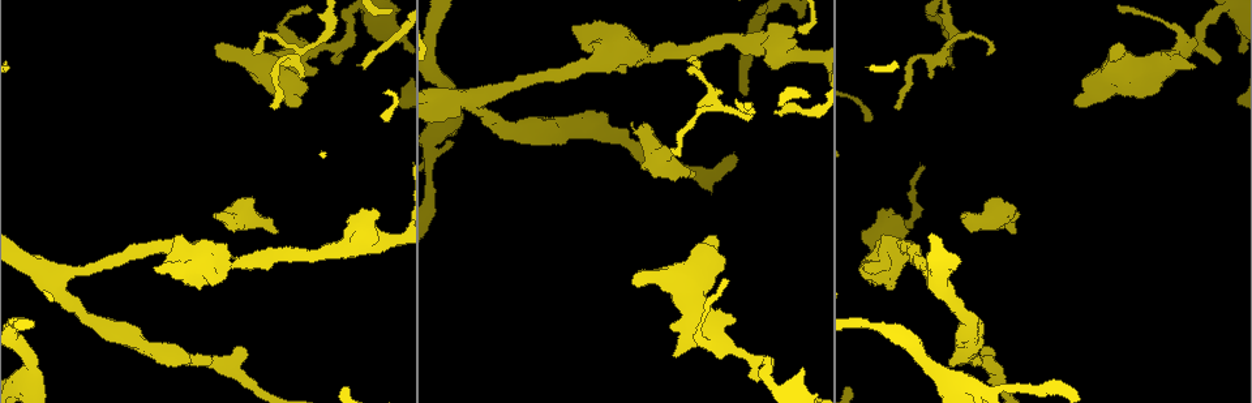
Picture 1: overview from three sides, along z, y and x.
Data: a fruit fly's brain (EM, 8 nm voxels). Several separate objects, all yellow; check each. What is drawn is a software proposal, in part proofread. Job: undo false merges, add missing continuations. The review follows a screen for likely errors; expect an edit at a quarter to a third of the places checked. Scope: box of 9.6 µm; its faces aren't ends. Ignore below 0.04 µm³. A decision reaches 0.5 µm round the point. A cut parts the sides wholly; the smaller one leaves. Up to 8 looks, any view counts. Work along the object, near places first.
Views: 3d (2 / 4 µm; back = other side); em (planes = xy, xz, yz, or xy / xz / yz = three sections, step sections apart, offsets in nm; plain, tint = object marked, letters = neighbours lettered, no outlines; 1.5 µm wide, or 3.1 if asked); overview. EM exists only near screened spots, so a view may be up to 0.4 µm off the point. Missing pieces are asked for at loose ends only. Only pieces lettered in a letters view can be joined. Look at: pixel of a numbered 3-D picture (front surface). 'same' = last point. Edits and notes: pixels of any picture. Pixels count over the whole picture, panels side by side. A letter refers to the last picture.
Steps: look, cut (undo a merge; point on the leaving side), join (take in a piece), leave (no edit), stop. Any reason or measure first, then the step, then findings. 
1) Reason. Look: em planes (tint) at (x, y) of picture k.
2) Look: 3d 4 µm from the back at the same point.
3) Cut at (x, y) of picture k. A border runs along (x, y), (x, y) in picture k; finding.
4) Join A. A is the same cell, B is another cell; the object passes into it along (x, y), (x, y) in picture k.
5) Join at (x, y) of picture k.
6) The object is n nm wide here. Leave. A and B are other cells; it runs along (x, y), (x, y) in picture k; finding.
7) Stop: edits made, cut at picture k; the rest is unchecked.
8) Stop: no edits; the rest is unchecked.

Thick end. Look: em planes (plain) at (1194, 64) of picture 1.

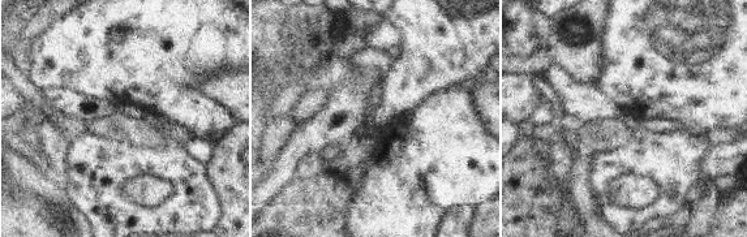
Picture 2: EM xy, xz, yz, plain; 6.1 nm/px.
Look: em planes (letters) at the same point.

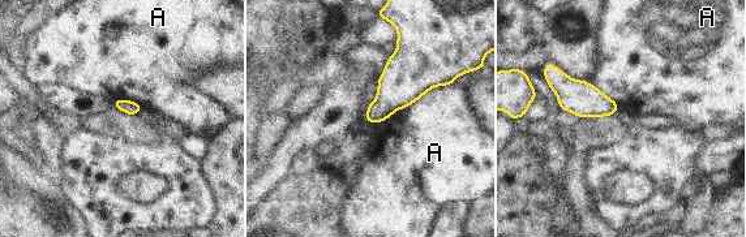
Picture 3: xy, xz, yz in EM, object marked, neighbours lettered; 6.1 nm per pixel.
The longest contact is with A, 550 nm. Leave. A is another cell; a border runs along (453, 82), (429, 89), (373, 124) in picture 3; no lettered piece goes on from it.

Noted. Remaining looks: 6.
Branch stops here. Look: 3d 4 µm at (693, 173) of picture 1.

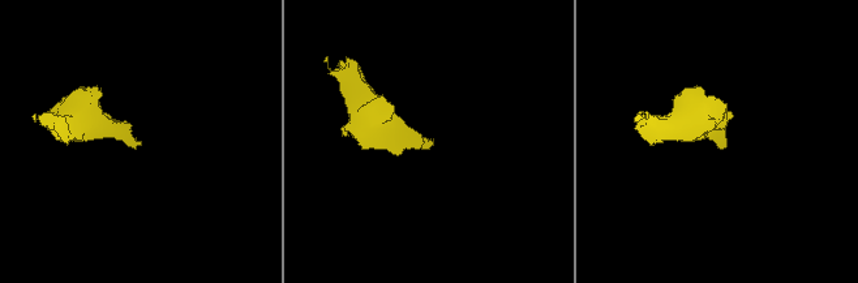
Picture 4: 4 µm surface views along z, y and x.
Look: em yz step 4 (letters) at (139, 144) of picture 4.

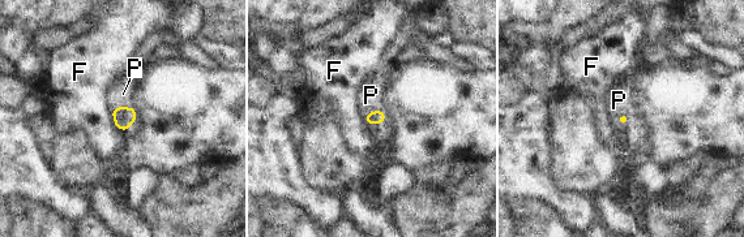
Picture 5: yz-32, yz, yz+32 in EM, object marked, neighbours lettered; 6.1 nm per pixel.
Look: em planes (letters) at the same point.

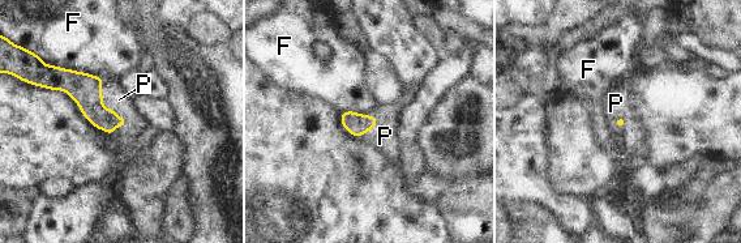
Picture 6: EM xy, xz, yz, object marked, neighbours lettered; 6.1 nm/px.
The longest contact is with F, 340 nm. Join at (119, 99) of picture 6. P is the same cell, F is another cell; the object passes into it along (88, 96), (121, 118), (119, 99) in picture 6; the neuron continues.

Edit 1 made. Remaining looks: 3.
Thin end. Look: em planes (letters) at (270, 107) of picture 1.

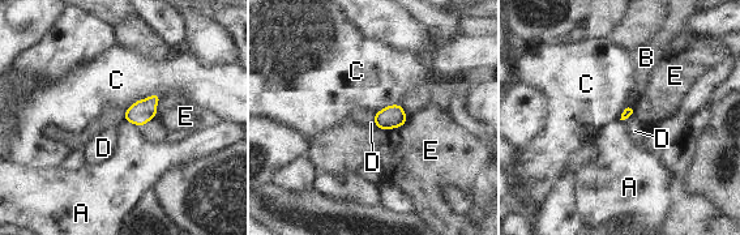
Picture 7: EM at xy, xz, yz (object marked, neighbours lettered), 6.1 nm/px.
Leave. A, B, C, D and E are other cells; a border runs along (633, 114), (624, 120) in picture 7; none of them fits.

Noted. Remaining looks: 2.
Stop: edits made, join at picture 6; the rest is unchecked.

